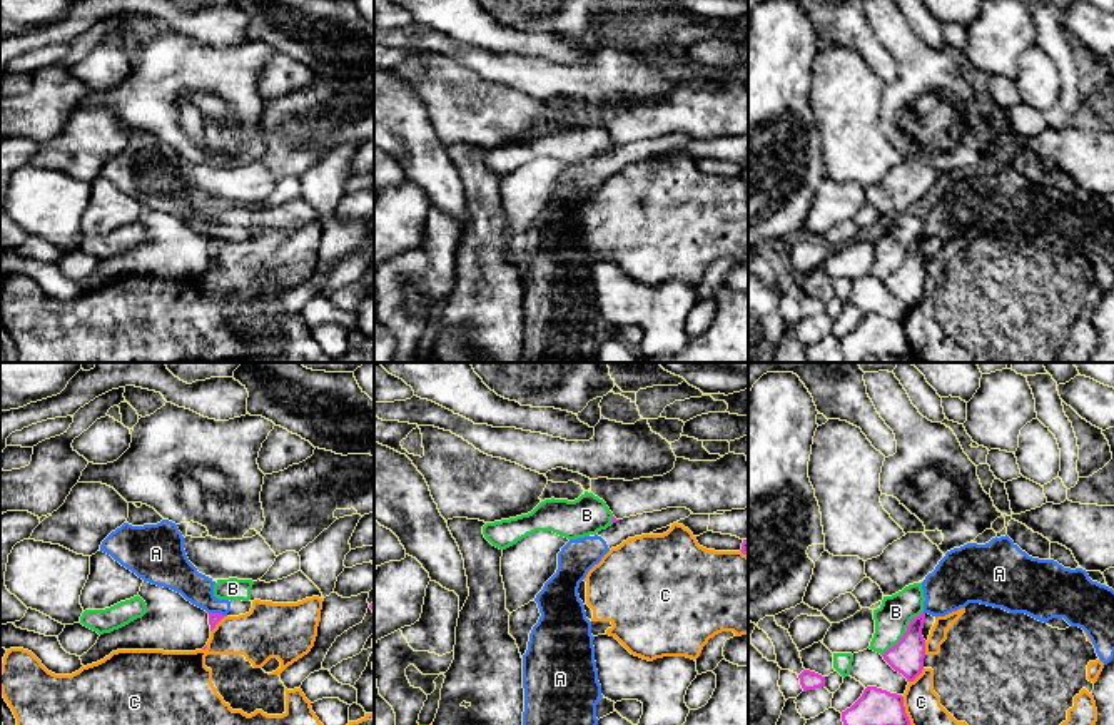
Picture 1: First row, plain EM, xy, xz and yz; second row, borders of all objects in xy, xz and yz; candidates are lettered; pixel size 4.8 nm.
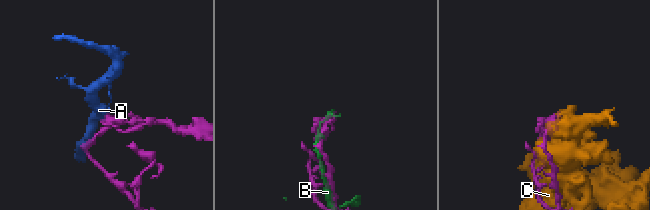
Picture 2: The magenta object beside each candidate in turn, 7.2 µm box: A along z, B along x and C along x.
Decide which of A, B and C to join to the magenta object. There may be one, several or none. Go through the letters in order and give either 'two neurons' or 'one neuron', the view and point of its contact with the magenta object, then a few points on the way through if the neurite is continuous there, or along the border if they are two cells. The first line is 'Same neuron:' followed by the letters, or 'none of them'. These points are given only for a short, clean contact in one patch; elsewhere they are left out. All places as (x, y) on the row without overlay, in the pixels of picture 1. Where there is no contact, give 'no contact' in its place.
Same neuron: none of them
A: two neurons; meets magenta in xy at (217, 239); border along xy (209, 238), (226, 241)
B: two neurons; meets magenta in yz at (904, 259)
C: two neurons; meets magenta in yz at (916, 303)

